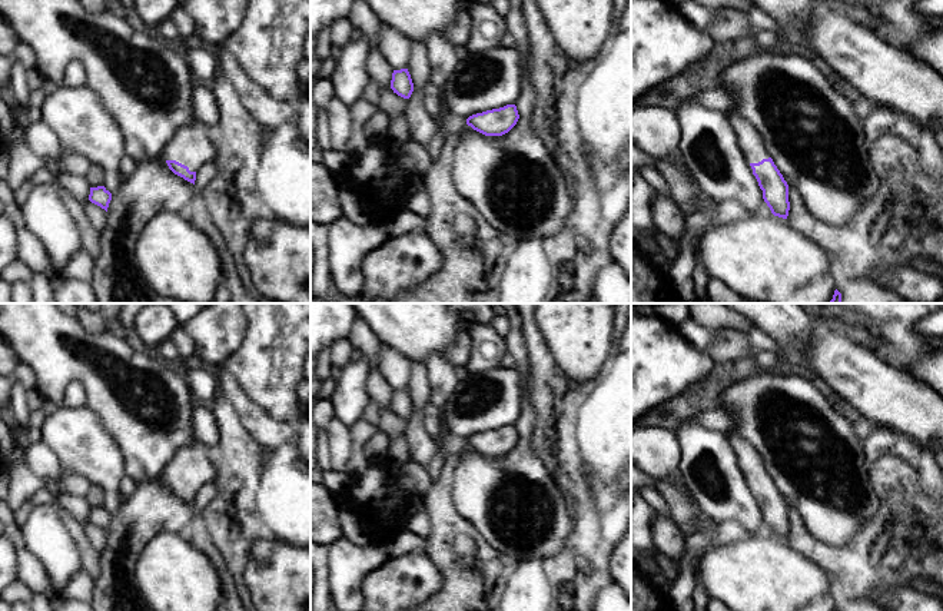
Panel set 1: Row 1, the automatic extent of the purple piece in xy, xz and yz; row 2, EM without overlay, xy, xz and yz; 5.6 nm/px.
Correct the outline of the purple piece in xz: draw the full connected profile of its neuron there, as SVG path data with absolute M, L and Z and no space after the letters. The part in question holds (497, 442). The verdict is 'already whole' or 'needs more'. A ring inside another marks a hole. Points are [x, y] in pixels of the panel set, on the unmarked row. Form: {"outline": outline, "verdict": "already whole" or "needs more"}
{"outline": "M507 425L499 429L472 435L466 439L466 445L485 456L502 456L517 445L518 439L517 426Z", "verdict": "already whole"}

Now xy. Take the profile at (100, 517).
{"outline": "M104 507L90 508L89 521L107 532L112 514Z", "verdict": "already whole"}

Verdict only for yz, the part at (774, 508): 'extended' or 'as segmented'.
extended

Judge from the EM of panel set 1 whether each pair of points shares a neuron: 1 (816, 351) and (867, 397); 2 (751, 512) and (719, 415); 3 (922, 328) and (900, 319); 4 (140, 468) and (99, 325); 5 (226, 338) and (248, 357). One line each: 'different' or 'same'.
1: same
2: different
3: different
4: different
5: different

